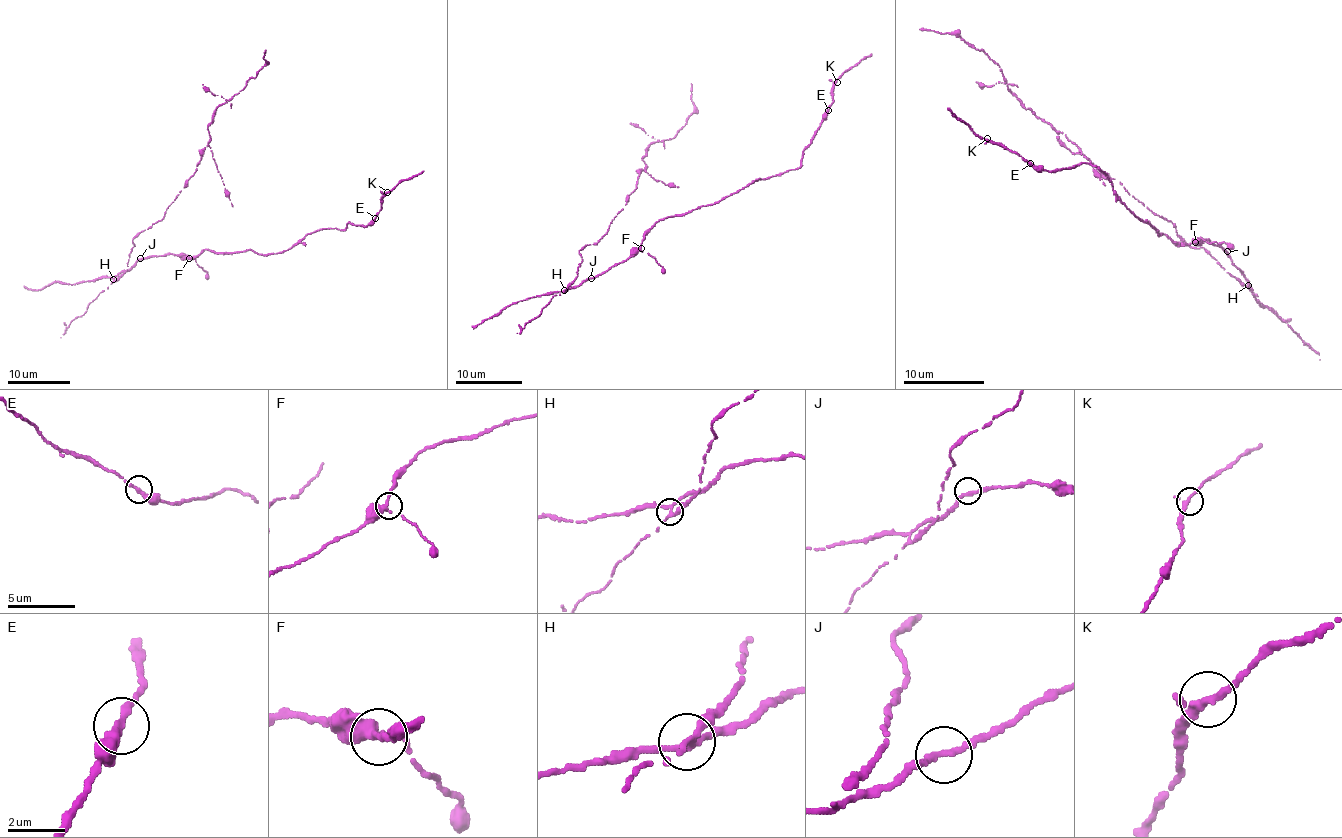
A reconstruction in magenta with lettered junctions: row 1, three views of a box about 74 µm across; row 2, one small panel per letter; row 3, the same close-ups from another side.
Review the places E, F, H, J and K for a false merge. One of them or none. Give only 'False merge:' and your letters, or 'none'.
False merge: H

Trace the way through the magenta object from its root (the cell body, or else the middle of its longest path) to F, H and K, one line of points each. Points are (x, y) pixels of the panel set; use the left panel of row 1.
F: (142, 259), (171, 254), (189, 258)
H: (142, 259), (129, 269), (121, 270), (113, 279)
K: (142, 259), (181, 254), (191, 258), (203, 249), (280, 253), (324, 228), (370, 223), (387, 192)

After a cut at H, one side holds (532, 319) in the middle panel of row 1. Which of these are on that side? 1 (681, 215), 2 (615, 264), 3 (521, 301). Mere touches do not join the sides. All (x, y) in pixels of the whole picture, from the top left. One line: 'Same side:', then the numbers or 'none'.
Same side: none

